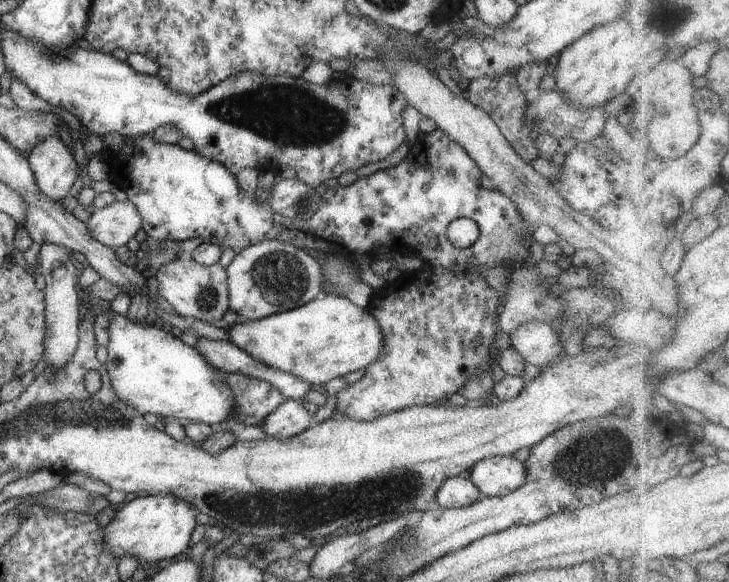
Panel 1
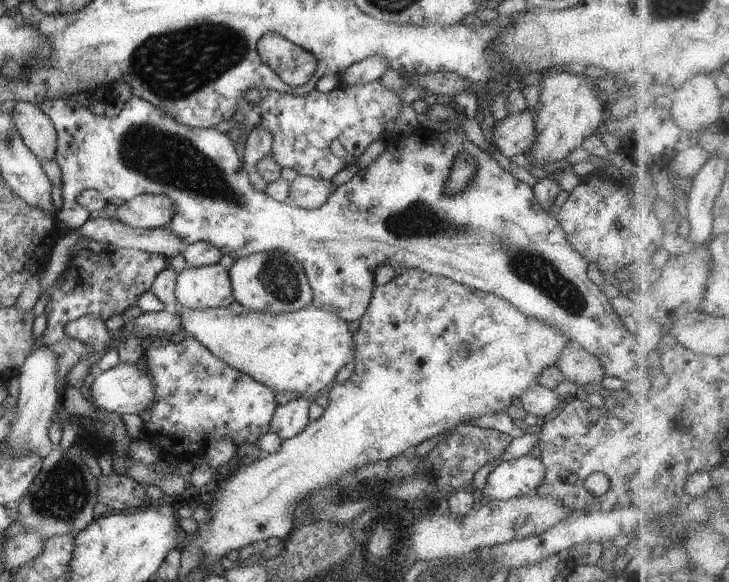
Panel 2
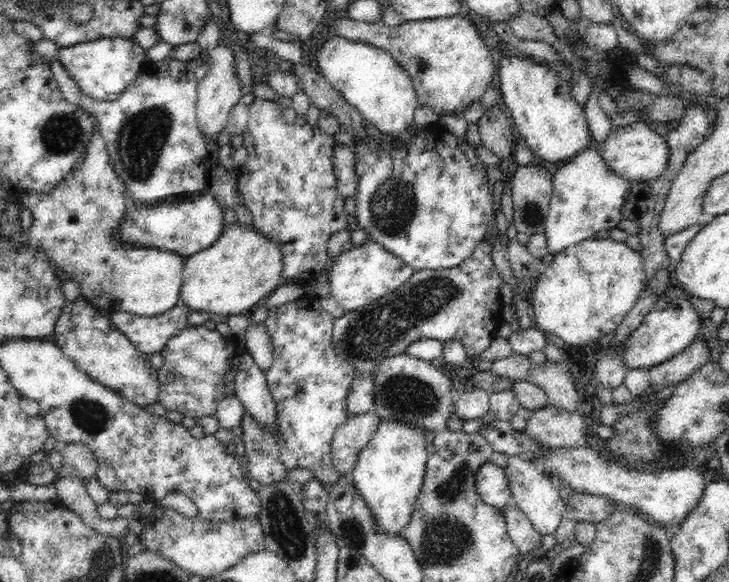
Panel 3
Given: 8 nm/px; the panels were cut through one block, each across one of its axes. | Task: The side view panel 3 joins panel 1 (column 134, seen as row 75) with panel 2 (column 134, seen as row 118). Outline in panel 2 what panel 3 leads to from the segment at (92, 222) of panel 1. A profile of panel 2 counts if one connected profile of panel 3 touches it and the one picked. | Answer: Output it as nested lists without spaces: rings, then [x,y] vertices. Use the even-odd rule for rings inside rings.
[[[139,195],[114,211],[112,219],[136,229],[165,228],[174,216],[174,202],[168,196]]]

